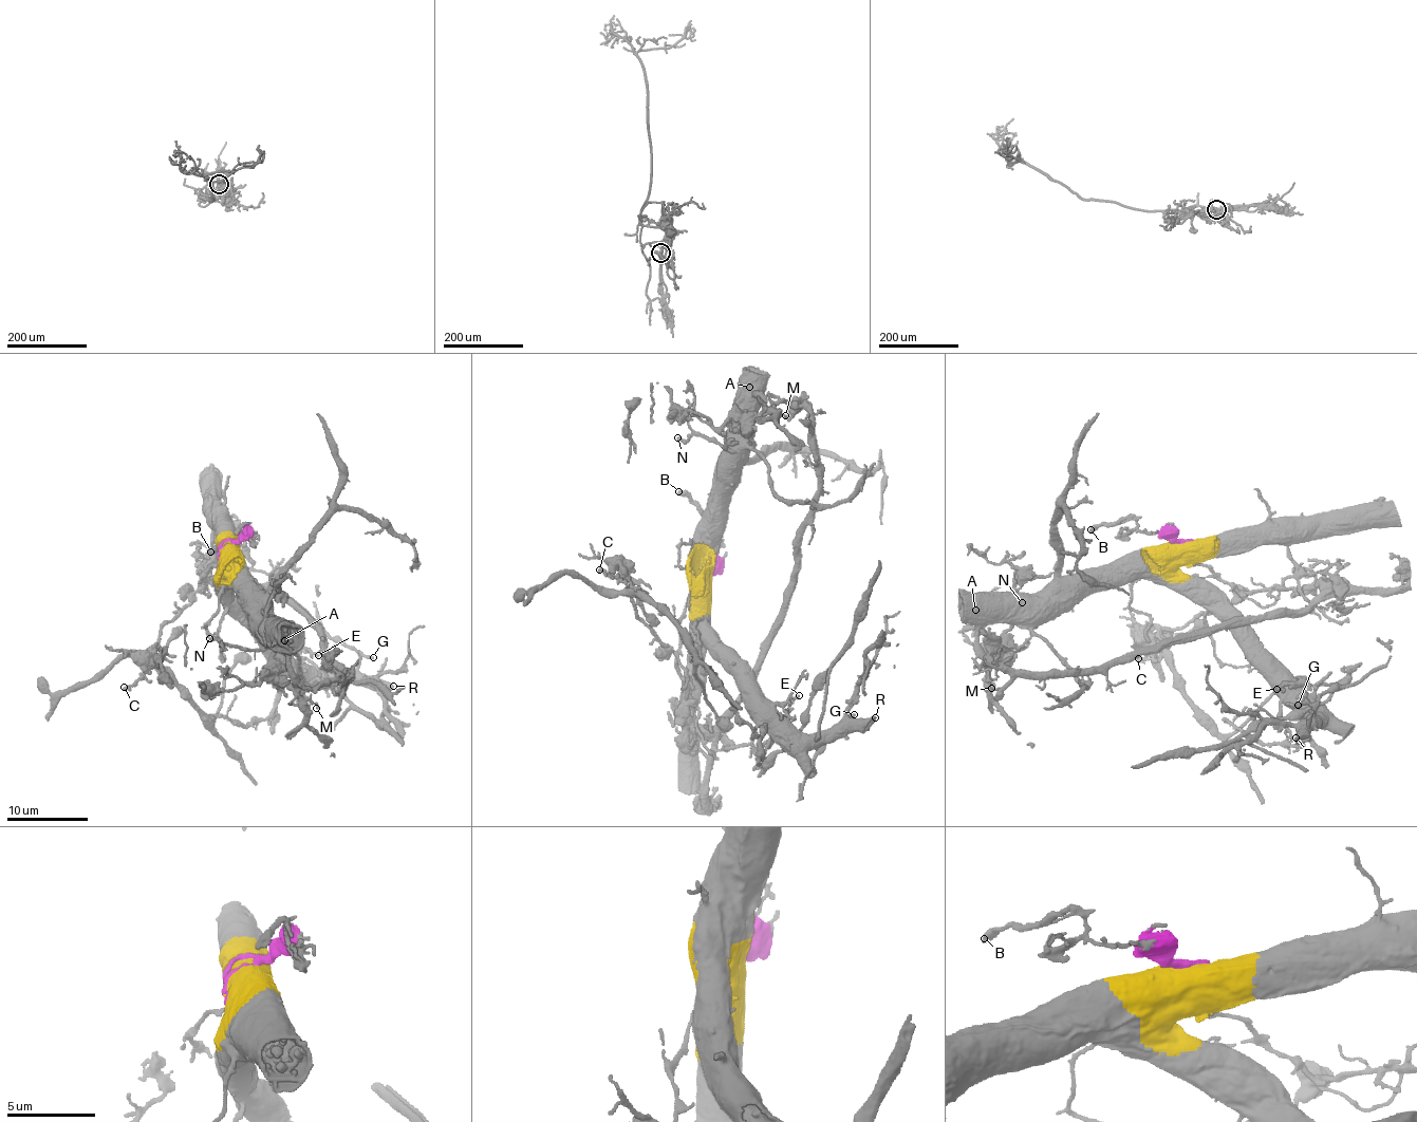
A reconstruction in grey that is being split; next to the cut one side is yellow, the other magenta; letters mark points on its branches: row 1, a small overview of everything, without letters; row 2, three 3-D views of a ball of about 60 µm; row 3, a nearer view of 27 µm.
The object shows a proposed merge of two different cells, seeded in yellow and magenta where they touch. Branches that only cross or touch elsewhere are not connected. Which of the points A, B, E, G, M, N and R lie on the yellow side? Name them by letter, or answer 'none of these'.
A, E, G, M, N, R

